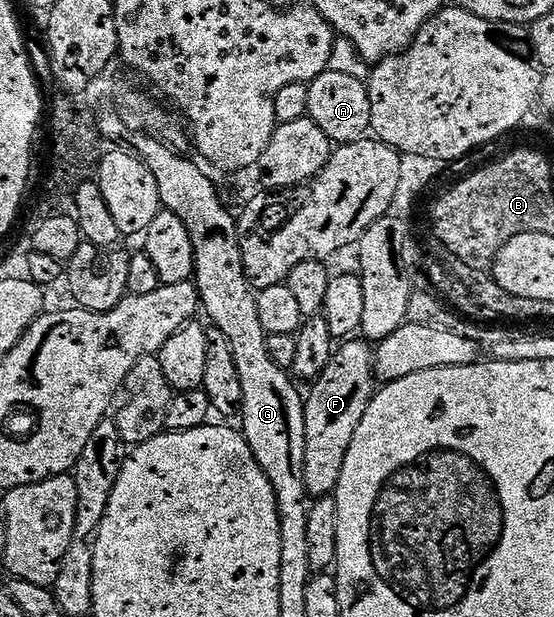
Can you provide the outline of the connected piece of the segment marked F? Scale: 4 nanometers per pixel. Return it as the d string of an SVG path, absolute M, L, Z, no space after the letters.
M361 339L338 344L329 365L312 382L313 390L304 398L305 492L310 498L327 497L337 492L347 447L351 447L351 439L355 439L355 430L363 423L363 415L375 392L373 354L374 350Z

